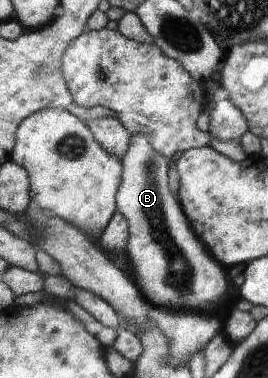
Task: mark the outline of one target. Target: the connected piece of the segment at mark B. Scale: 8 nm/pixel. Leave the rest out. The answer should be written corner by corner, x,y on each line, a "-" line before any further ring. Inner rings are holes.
143,133
130,135
127,150
122,158
124,160
123,176
116,196
116,205
117,211
128,222
126,257
131,268
129,276
139,286
143,297
147,298
154,308
165,307
209,312
209,310
221,306
227,278
225,278
221,266
217,264
217,260
205,252
203,244
197,240
198,236
195,236
195,231
191,230
185,214
181,212
179,202
173,198
168,183
169,160
153,148
148,136

